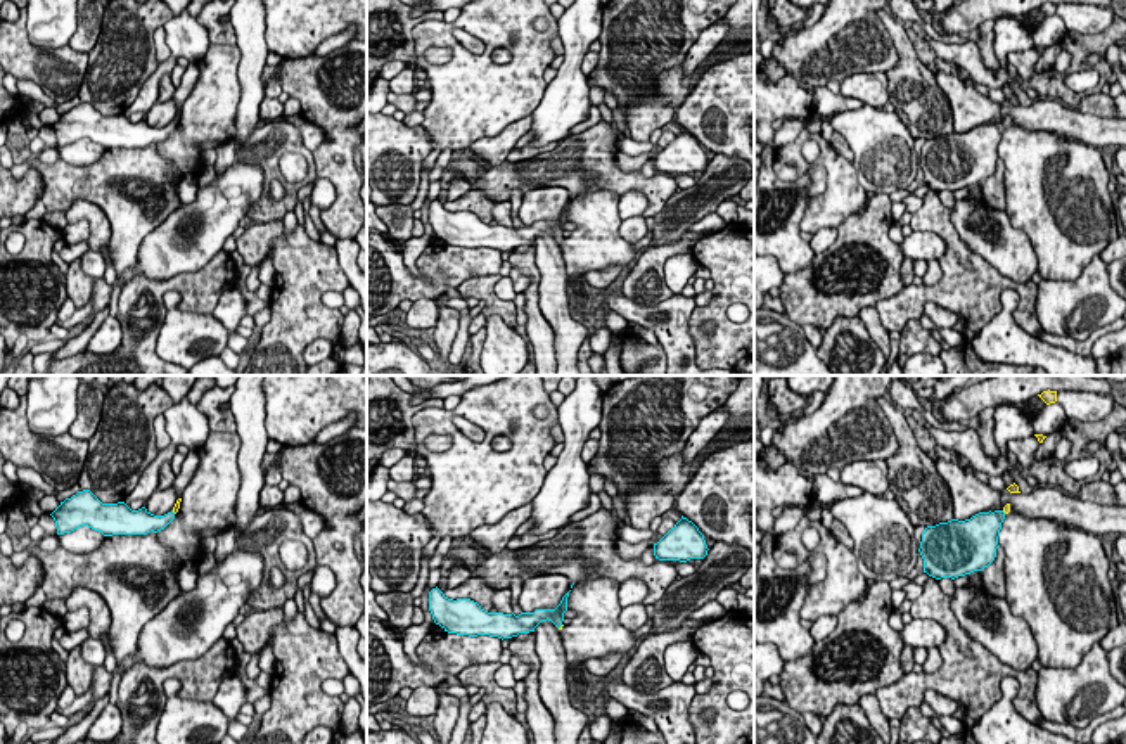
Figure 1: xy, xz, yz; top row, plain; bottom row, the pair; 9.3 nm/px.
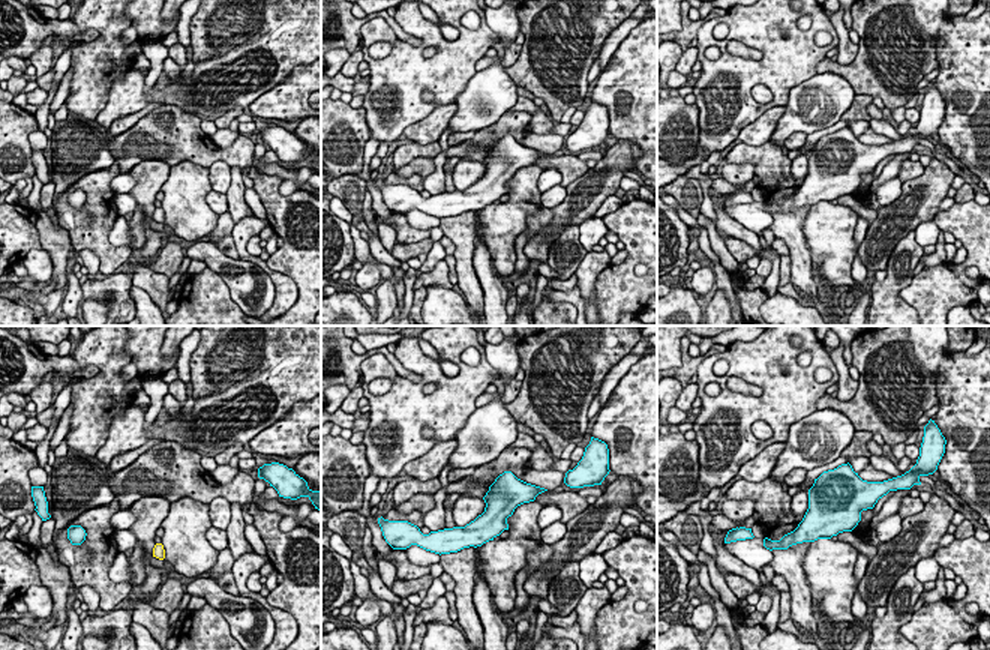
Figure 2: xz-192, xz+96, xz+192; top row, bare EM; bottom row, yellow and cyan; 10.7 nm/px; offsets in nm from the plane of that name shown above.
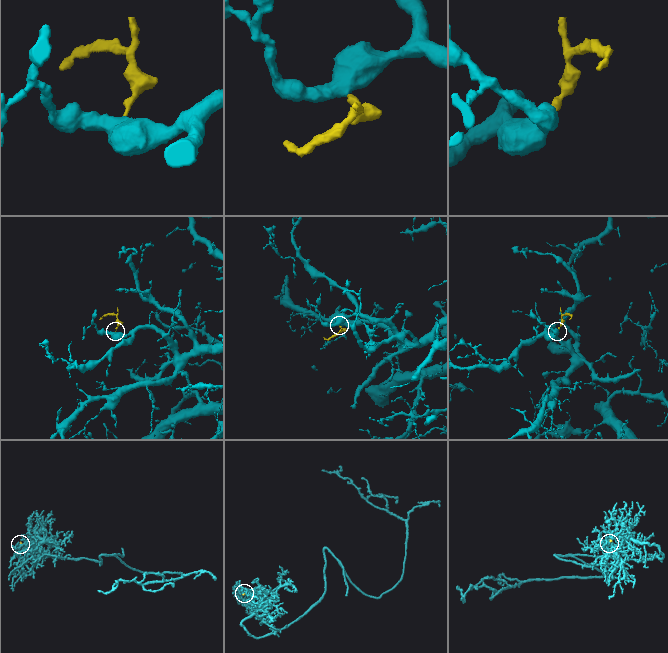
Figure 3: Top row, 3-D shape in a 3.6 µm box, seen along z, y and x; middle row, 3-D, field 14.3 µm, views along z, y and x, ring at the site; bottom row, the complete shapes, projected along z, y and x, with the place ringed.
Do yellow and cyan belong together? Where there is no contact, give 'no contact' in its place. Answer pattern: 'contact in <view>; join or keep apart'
contact in xz; join

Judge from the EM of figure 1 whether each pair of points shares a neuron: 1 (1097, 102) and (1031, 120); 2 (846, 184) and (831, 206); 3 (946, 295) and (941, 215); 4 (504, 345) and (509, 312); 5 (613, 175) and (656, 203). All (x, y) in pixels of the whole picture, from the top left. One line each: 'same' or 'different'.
1: different
2: same
3: same
4: different
5: same

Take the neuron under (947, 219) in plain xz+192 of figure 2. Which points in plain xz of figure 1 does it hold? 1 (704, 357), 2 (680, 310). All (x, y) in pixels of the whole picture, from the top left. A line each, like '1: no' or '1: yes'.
1: yes
2: no

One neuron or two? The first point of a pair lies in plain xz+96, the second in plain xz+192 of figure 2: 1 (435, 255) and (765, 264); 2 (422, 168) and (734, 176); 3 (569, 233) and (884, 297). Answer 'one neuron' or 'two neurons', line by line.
1: one neuron
2: one neuron
3: one neuron

